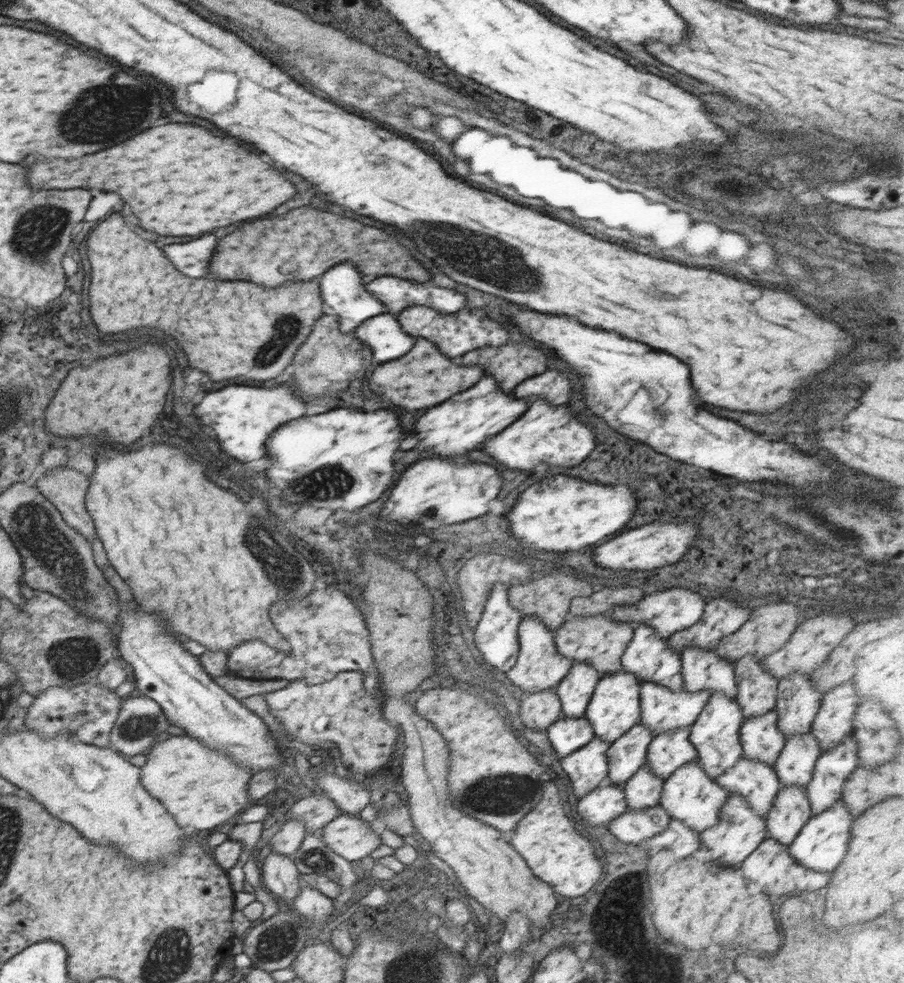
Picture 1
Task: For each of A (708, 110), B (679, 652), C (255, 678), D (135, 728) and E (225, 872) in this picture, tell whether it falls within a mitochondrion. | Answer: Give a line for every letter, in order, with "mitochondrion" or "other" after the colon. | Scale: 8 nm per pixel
A: other
B: other
C: other
D: mitochondrion
E: other

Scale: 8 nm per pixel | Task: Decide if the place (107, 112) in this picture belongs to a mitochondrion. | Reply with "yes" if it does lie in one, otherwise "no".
yes

